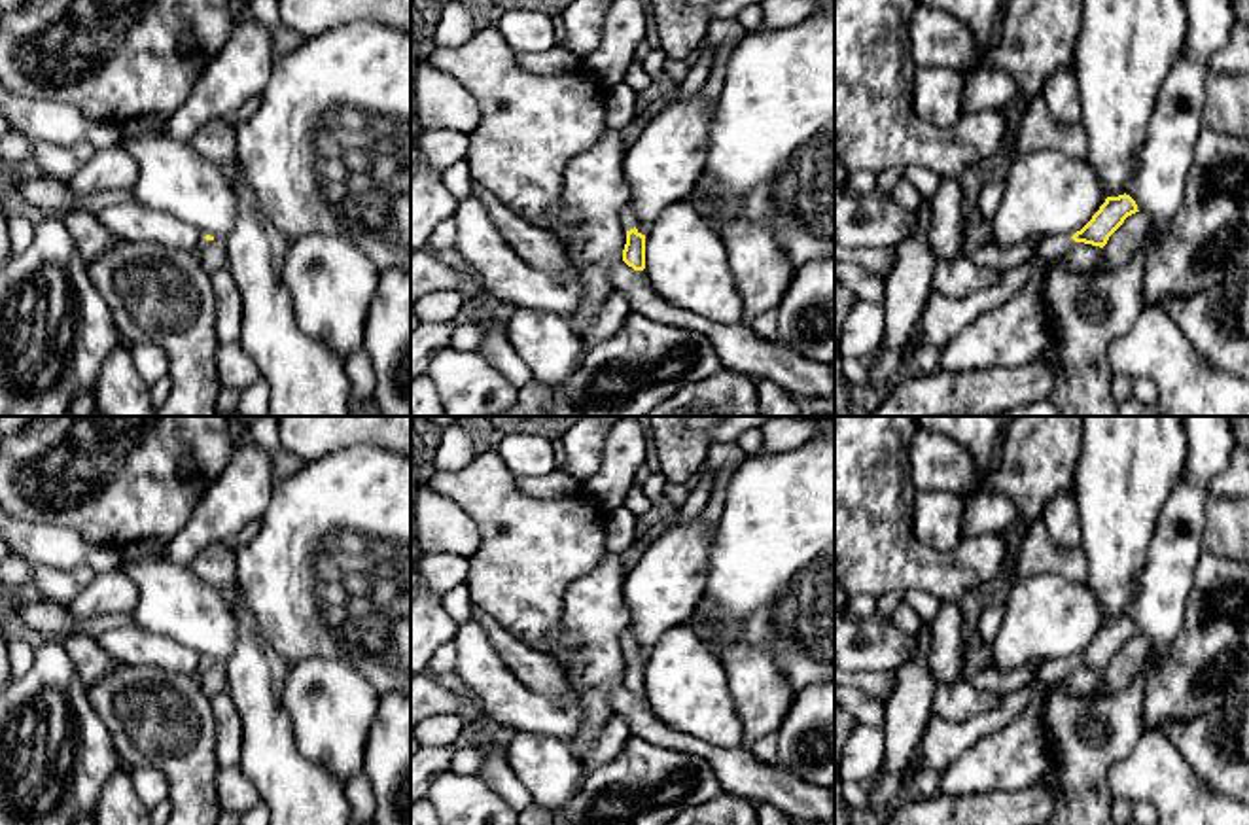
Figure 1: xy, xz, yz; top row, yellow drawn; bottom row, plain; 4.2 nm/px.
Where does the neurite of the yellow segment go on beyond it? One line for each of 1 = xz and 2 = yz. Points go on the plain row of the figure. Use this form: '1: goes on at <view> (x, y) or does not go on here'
1: goes on at xz (627, 640)
2: goes on at yz (943, 742)

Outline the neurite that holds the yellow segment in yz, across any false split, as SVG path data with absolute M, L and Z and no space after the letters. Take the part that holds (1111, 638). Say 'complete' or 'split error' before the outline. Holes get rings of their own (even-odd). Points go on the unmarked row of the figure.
split error; M1130 619L1107 621L1081 655L1073 660L1064 658L1045 662L1026 687L1007 694L994 710L982 711L961 723L931 715L920 738L920 759L908 766L906 774L912 776L916 770L942 772L984 736L1003 728L1018 715L1039 706L1037 693L1041 687L1056 685L1075 666L1103 672L1124 643L1135 636L1139 634Z

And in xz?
split error; M630 626L621 636L621 649L626 657L626 668L623 674L623 685L634 694L645 693L645 658L636 653L634 636Z

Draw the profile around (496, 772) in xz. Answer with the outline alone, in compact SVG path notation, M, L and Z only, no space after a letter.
M481 746L477 749L484 757L479 778L513 810L522 812L524 808L528 808L534 799L509 766L505 759L505 747Z

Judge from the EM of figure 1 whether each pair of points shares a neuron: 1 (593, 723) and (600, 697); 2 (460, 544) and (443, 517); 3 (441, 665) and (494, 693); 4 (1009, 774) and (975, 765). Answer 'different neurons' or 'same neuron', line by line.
1: same neuron
2: same neuron
3: different neurons
4: same neuron

